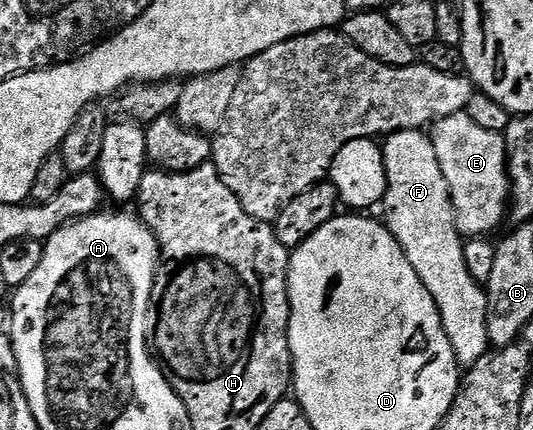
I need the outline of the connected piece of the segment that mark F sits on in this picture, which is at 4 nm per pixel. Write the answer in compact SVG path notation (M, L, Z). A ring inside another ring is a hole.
M401 129L384 138L383 152L387 171L384 224L395 235L399 247L403 247L407 263L415 267L415 275L423 279L423 287L431 291L458 365L471 366L491 349L487 335L487 289L471 279L471 271L467 271L463 259L465 241L457 229L453 194L443 175L443 167L439 167L433 138L419 129Z

